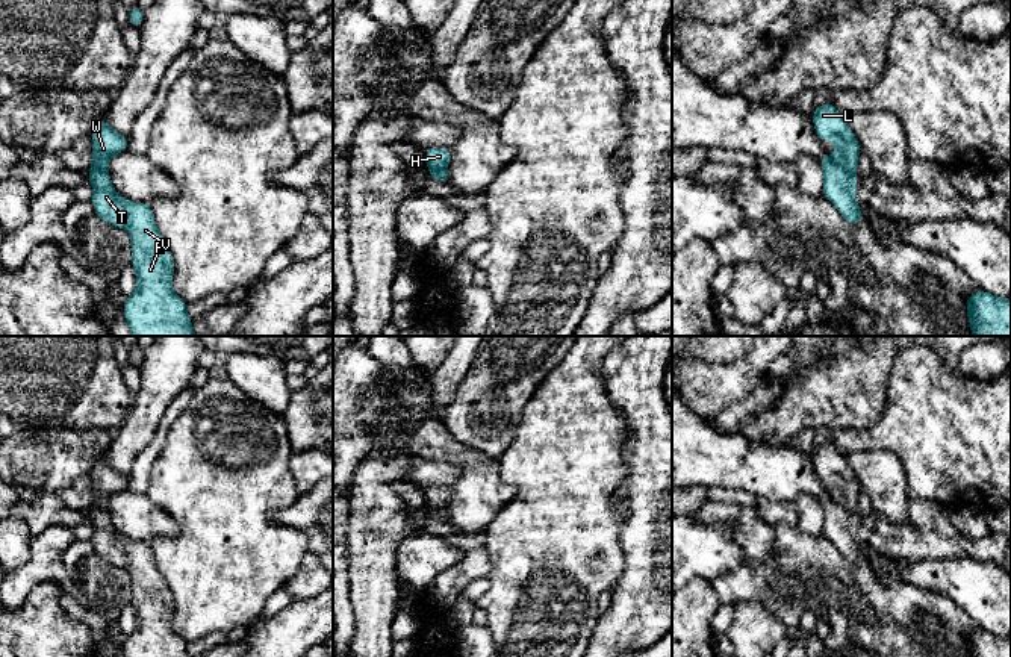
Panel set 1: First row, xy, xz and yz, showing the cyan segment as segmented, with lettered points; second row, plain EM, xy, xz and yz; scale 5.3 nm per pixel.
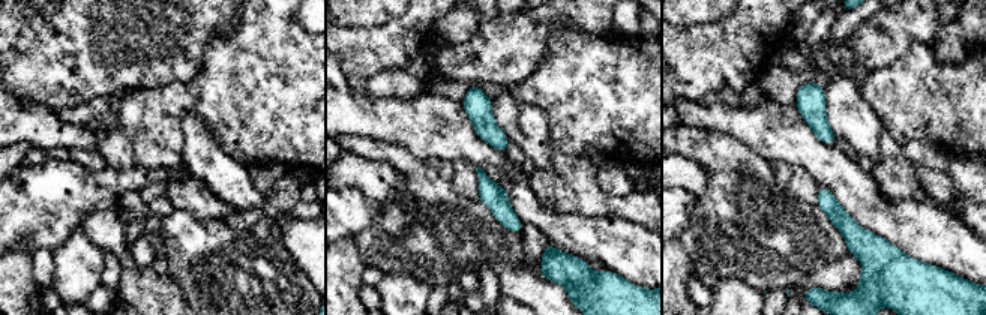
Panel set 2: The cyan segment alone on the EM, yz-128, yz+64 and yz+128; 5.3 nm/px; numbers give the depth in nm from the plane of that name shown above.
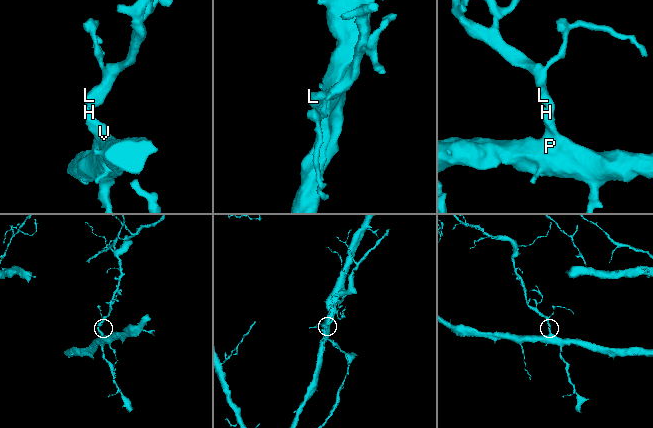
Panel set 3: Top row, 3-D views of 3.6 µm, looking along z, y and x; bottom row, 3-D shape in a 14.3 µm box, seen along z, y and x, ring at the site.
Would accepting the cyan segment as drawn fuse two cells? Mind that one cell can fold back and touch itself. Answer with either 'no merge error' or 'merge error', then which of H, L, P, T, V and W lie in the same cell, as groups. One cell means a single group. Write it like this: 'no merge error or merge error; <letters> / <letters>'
no merge error; H L P T V W

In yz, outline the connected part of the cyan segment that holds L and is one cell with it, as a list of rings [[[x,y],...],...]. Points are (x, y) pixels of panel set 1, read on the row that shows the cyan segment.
[[[832,101],[814,109],[811,117],[819,141],[832,139],[837,147],[832,157],[819,159],[823,168],[823,197],[835,206],[848,224],[858,226],[864,216],[855,200],[858,189],[855,174],[861,145]]]

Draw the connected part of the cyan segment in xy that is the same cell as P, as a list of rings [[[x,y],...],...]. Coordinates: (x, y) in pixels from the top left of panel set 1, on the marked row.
[[[100,118],[92,127],[91,139],[92,167],[86,176],[94,188],[91,201],[95,215],[127,230],[132,239],[136,289],[123,306],[132,336],[197,336],[186,312],[188,303],[173,291],[174,259],[156,227],[150,203],[132,203],[112,186],[109,159],[127,150],[129,136]]]

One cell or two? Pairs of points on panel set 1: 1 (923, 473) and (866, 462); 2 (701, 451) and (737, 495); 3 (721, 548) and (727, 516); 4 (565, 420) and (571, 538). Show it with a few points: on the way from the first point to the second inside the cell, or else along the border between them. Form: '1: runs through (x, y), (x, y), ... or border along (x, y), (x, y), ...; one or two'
1: border along (872, 448), (887, 448), (898, 457), (910, 498); two
2: border along (707, 486), (740, 488), (755, 497); two
3: border along (690, 515), (709, 524), (730, 524), (745, 553); two
4: runs through (566, 448), (566, 509); one

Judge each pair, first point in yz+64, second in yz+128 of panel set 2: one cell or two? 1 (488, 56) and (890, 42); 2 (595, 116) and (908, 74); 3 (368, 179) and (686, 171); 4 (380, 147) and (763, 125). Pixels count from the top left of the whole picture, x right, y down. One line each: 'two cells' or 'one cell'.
1: one cell
2: one cell
3: one cell
4: two cells

